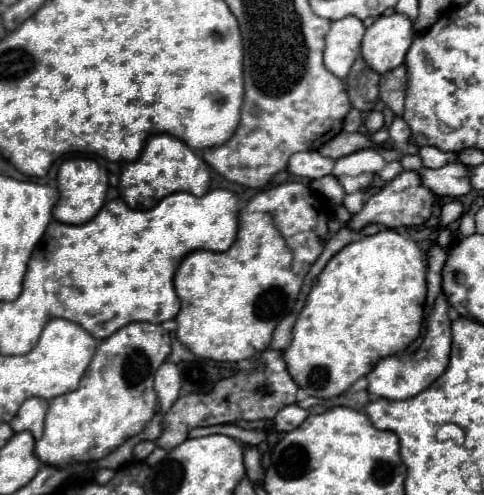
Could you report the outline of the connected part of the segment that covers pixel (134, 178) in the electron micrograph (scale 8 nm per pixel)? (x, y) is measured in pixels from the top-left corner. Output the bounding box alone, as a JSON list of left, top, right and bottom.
[118,134,210,210]

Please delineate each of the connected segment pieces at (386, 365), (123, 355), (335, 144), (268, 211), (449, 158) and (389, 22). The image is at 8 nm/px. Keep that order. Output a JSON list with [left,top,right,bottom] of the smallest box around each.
[[366,296,452,400],[34,322,170,468],[318,132,380,160],[174,180,330,362],[418,146,456,168],[360,12,412,74]]

